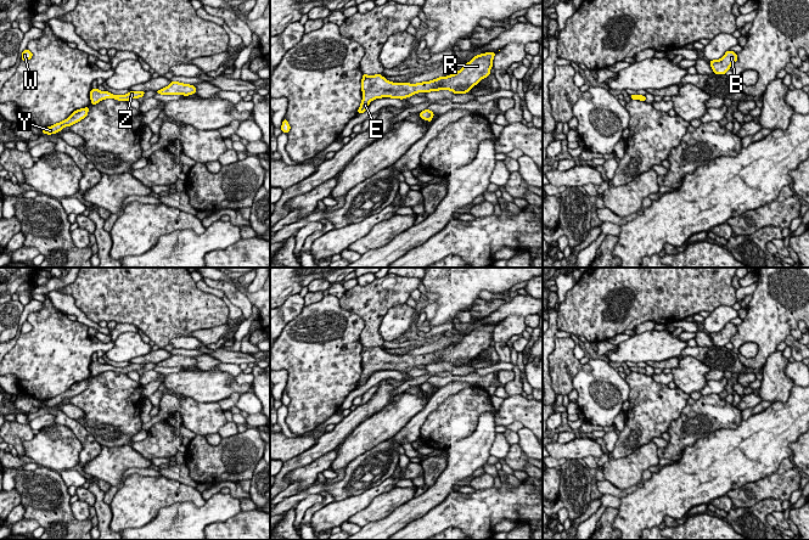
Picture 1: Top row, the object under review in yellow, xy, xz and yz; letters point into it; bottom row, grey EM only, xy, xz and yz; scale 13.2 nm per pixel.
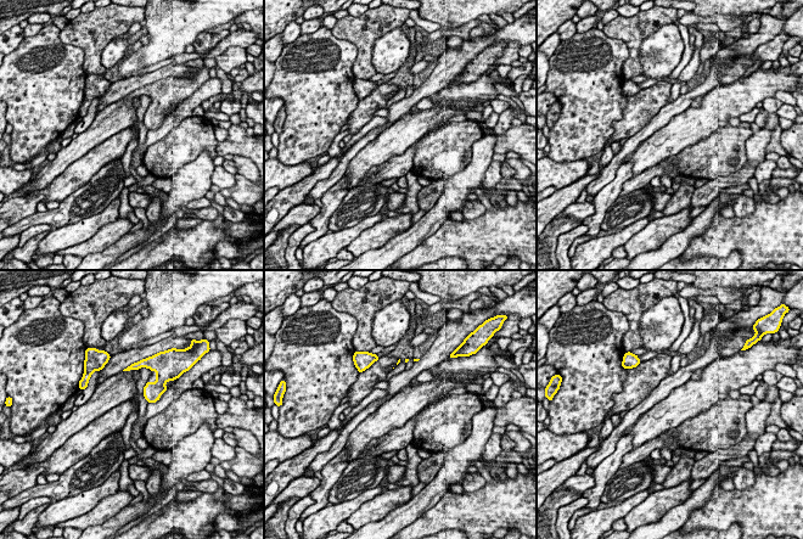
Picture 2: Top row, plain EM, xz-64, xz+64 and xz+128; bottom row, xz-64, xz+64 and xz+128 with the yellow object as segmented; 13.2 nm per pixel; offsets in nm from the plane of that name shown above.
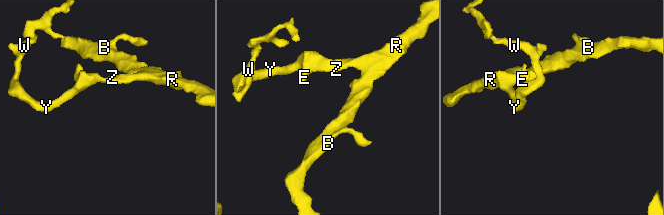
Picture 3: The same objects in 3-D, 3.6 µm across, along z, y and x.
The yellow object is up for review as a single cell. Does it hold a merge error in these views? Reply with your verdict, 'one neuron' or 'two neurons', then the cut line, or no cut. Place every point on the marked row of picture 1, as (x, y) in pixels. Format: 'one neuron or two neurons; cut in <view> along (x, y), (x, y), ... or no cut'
one neuron; no cut

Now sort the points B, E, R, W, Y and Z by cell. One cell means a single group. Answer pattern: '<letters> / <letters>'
B E R W Y Z

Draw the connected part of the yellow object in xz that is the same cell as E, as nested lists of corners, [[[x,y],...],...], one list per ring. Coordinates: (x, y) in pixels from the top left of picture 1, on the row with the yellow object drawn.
[[[485,52],[477,55],[468,63],[465,63],[455,74],[416,84],[392,83],[381,74],[363,74],[363,100],[358,113],[364,113],[372,100],[382,97],[403,100],[417,92],[439,90],[450,90],[454,94],[470,92],[472,86],[477,85],[483,78],[487,78],[490,74],[495,54],[496,52]]]

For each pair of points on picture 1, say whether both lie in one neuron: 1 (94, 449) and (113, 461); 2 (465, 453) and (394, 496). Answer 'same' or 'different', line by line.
1: different
2: different

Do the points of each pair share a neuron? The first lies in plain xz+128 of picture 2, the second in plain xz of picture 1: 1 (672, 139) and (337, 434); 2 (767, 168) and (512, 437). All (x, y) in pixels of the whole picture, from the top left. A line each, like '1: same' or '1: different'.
1: same
2: different

